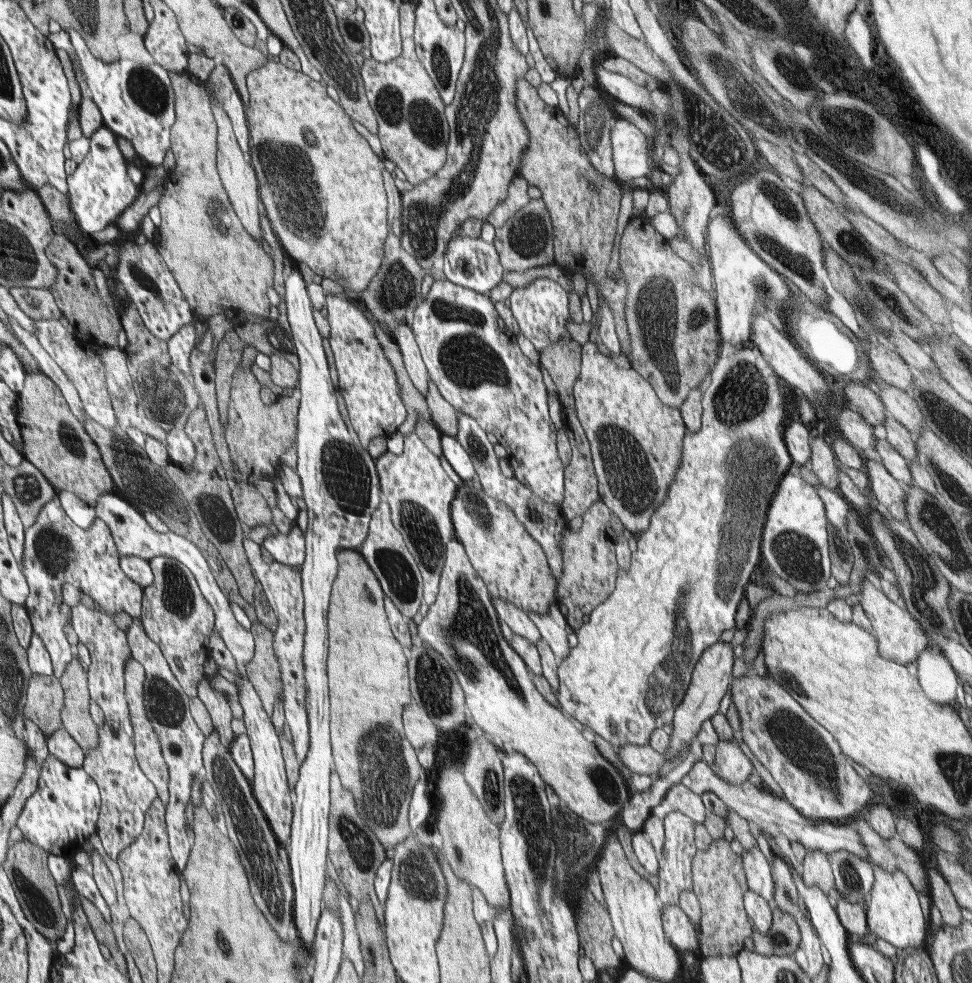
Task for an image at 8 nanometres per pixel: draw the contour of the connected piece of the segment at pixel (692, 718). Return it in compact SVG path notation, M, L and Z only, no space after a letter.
M720 642L720 644L715 644L714 648L703 652L702 658L696 663L695 670L692 671L691 686L688 687L680 706L676 707L676 718L672 721L672 734L670 734L669 745L664 753L668 764L674 764L680 760L680 754L684 752L684 748L688 744L695 740L702 722L708 718L711 719L718 713L720 702L734 679L732 674L734 661L736 658L730 642Z

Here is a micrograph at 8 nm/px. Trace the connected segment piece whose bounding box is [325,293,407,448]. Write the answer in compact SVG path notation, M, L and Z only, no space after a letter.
M326 293L325 297L330 326L329 341L338 369L338 387L345 401L344 405L348 408L352 430L363 441L364 448L368 448L372 438L390 438L406 420L407 411L401 400L399 378L380 345L372 322L364 316L364 312L348 302L345 295Z

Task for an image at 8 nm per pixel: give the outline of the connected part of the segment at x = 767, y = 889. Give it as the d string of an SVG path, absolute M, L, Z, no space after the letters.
M751 848L751 850L744 851L740 858L744 864L744 875L749 889L766 899L768 904L774 908L771 865L764 854L759 848Z

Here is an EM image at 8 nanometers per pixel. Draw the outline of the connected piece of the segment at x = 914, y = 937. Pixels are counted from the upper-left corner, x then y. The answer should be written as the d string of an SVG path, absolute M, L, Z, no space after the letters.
M878 864L872 865L874 883L870 892L870 901L867 904L868 909L865 910L868 929L897 950L925 948L926 918L920 907L918 891L913 888L904 872L900 870L887 872Z

